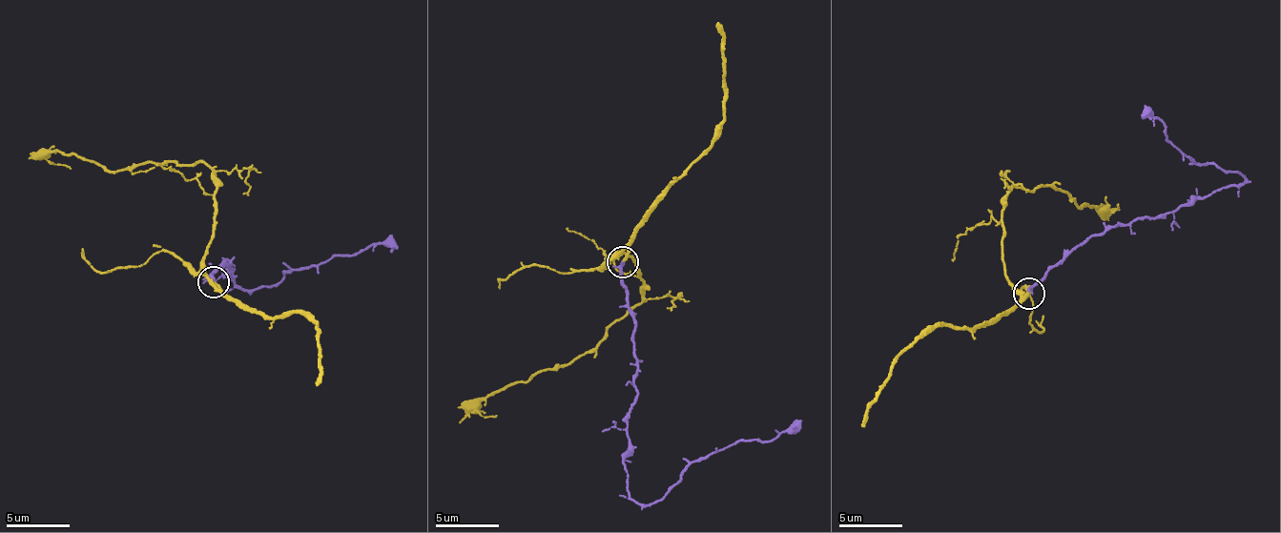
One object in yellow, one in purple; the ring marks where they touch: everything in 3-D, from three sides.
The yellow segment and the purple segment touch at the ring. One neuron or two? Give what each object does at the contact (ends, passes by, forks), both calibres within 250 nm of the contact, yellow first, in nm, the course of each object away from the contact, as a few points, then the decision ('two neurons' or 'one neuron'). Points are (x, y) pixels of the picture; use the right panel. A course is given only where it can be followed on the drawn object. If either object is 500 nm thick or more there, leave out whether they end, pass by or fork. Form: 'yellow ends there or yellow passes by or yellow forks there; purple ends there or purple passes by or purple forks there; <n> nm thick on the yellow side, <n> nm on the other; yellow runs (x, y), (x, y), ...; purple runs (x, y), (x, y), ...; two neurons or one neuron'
yellow ends there; purple ends there; 190 nm thick on the yellow side, 240 nm on the other; yellow runs (1030, 294), (1019, 290), (1004, 274), (1001, 210), (1007, 192), (1054, 188), (1077, 207), (1118, 206); purple runs (1030, 294), (1089, 238), (1246, 179), (1193, 163), (1168, 140), (1164, 123), (1150, 112), (1143, 115); one neuron

